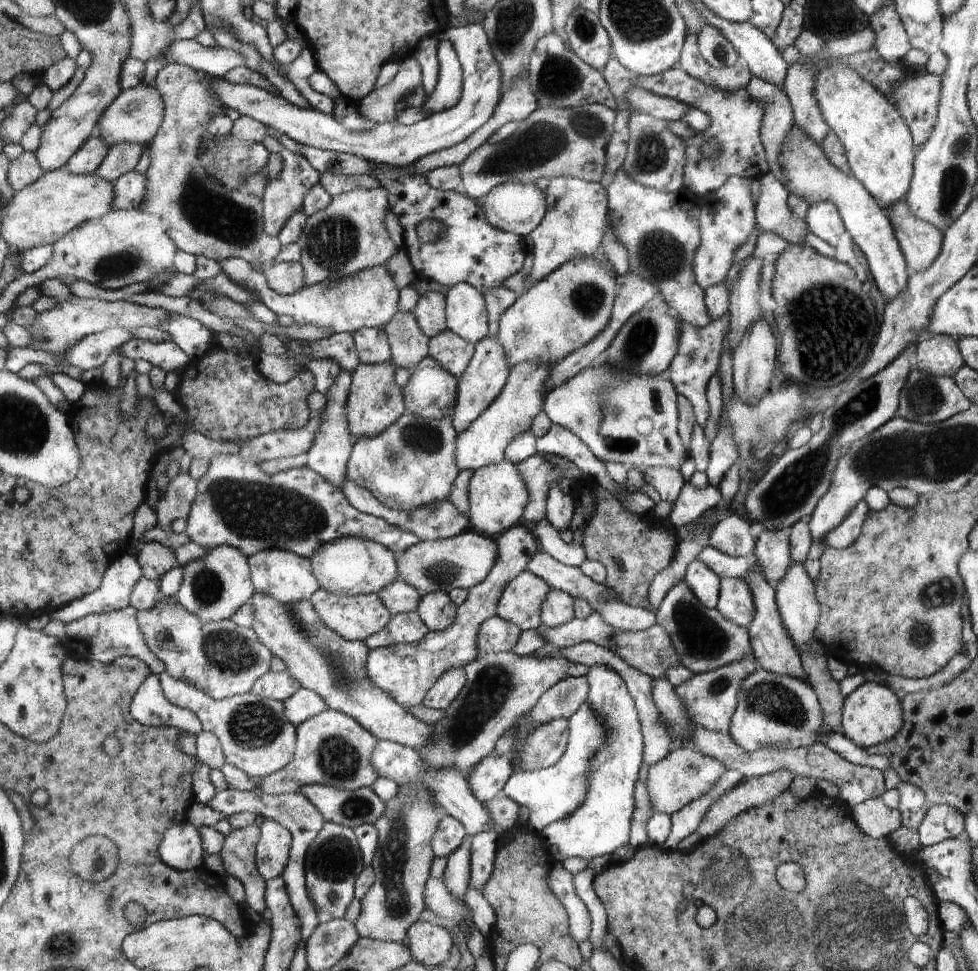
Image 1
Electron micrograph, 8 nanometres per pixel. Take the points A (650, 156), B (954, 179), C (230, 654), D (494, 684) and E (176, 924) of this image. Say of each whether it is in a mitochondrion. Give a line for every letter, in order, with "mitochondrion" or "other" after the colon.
A: mitochondrion
B: mitochondrion
C: mitochondrion
D: mitochondrion
E: other

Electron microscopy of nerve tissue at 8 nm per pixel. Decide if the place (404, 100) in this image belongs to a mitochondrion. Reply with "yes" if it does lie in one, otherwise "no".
no

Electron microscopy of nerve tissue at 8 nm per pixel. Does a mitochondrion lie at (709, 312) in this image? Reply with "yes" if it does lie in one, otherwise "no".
no

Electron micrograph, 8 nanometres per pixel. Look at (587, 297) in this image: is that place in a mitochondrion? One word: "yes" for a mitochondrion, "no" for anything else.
yes

